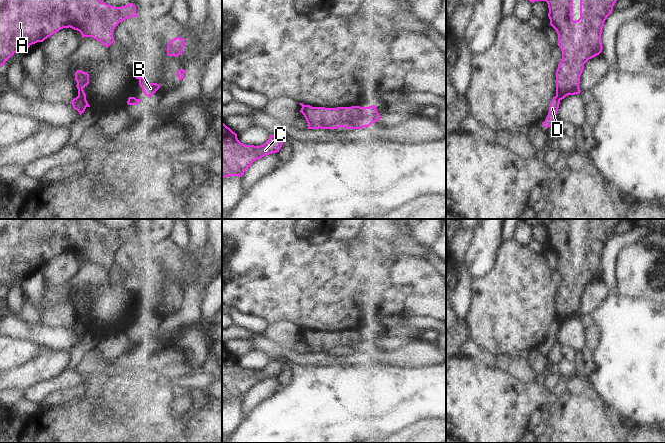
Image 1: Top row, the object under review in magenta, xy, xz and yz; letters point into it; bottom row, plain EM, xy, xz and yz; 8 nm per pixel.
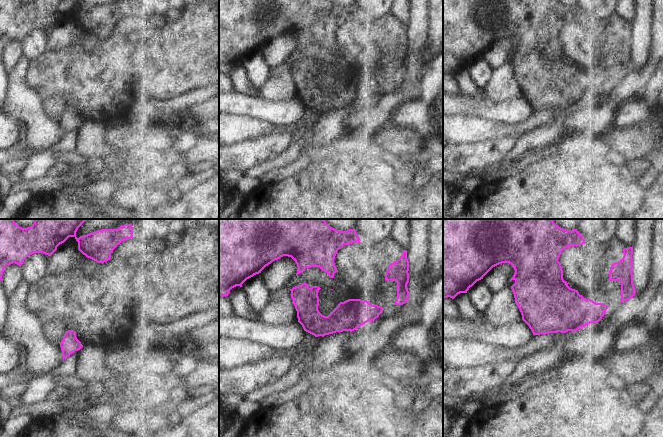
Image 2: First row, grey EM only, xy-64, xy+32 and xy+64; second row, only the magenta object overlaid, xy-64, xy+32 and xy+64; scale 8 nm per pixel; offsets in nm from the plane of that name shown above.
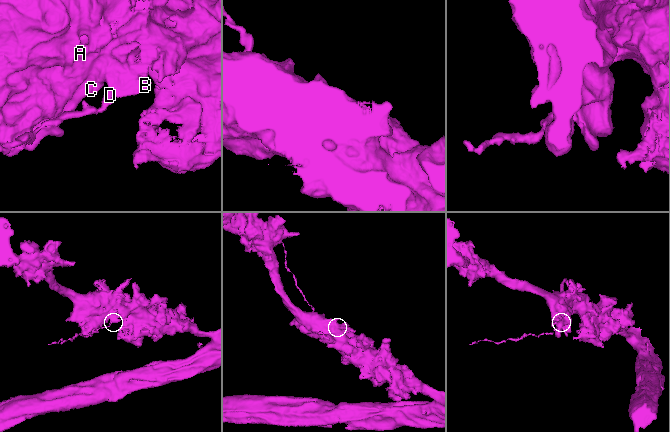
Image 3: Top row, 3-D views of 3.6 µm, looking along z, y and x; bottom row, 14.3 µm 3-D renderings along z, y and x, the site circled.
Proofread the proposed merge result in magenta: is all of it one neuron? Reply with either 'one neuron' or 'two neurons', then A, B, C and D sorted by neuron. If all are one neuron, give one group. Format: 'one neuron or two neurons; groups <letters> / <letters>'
two neurons; groups A B C / D

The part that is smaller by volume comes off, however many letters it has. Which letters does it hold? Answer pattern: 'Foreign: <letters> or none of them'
Foreign: D

